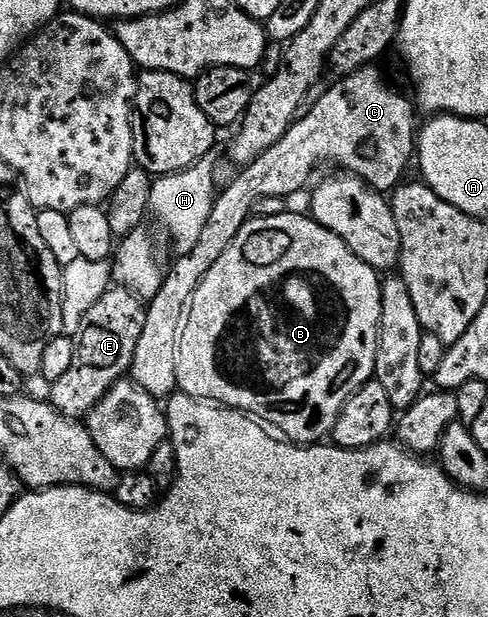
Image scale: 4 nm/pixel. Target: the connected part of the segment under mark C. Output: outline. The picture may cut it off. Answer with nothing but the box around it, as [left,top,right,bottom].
[128,65,418,400]

